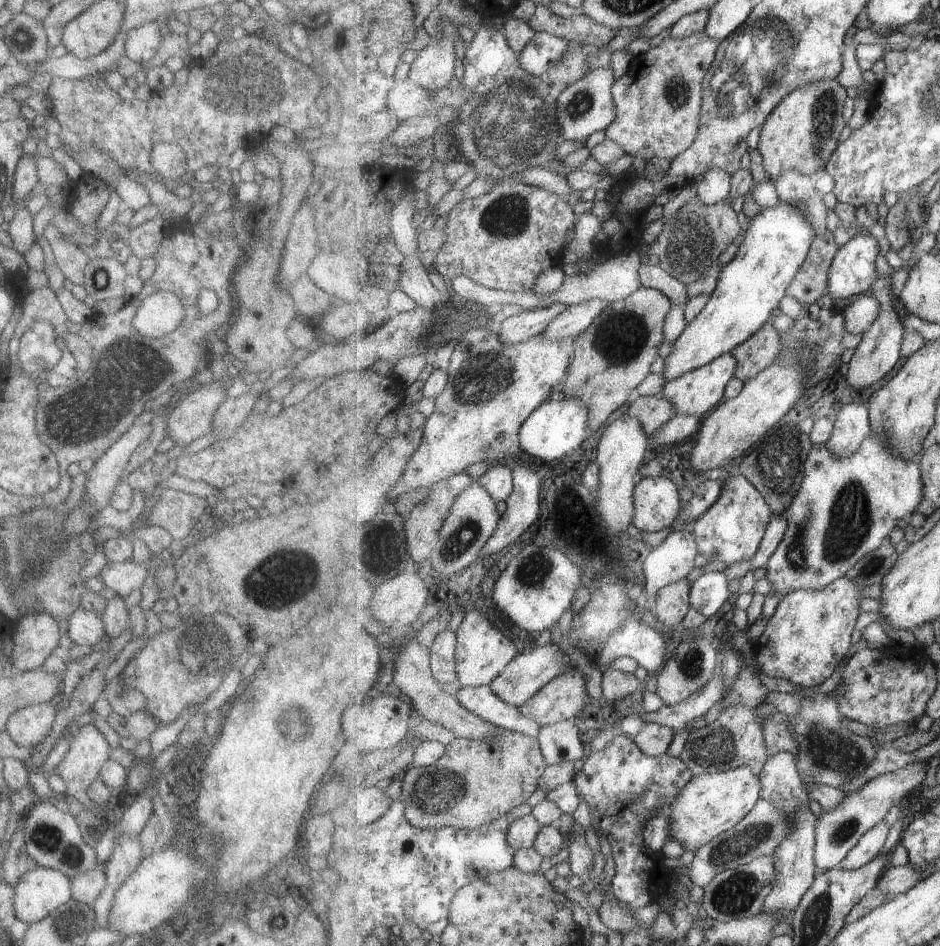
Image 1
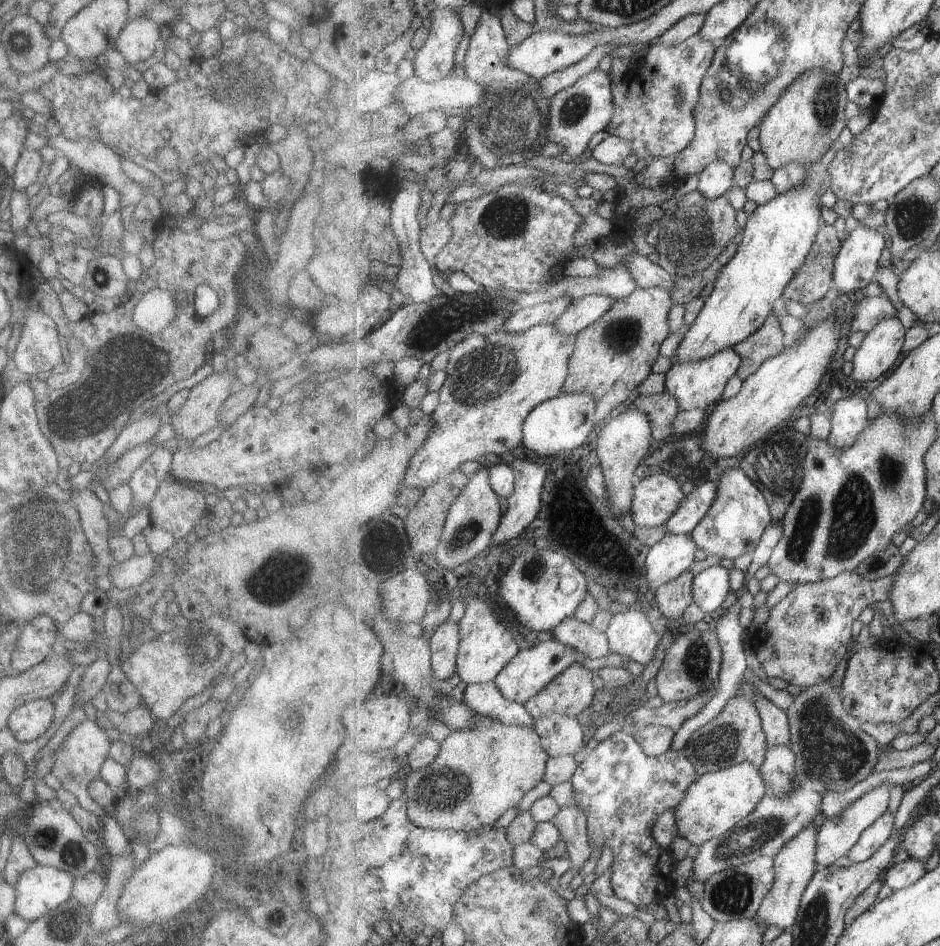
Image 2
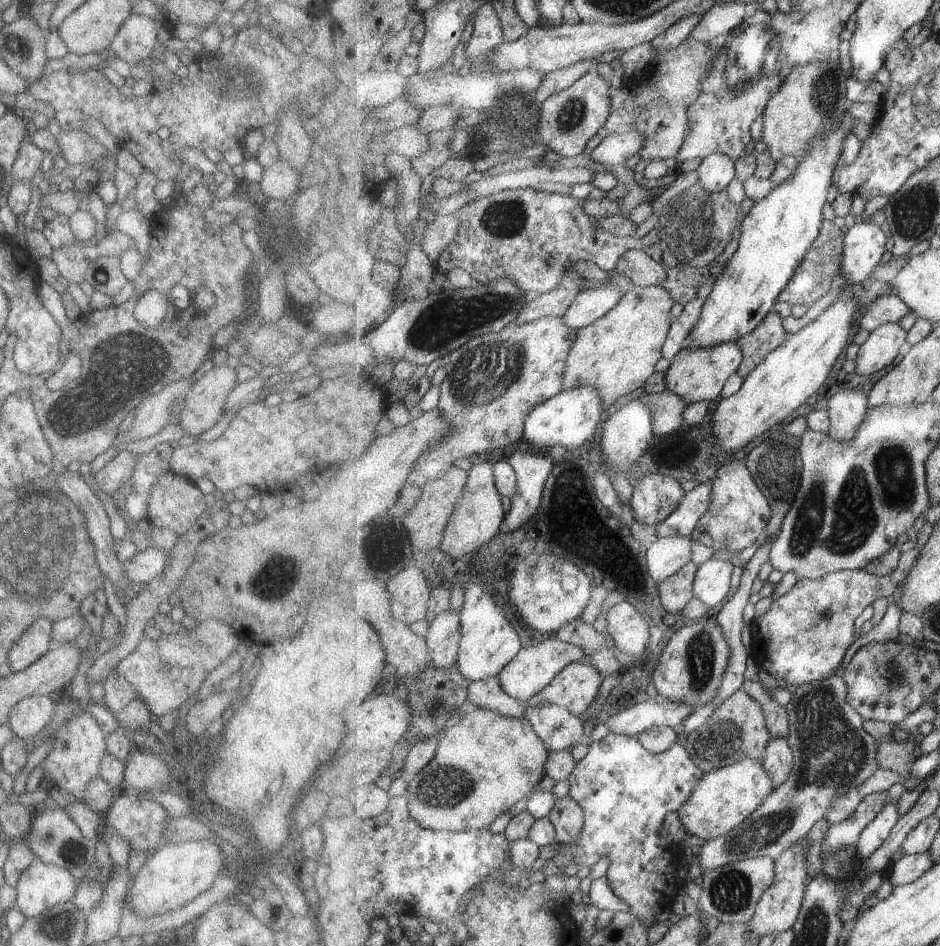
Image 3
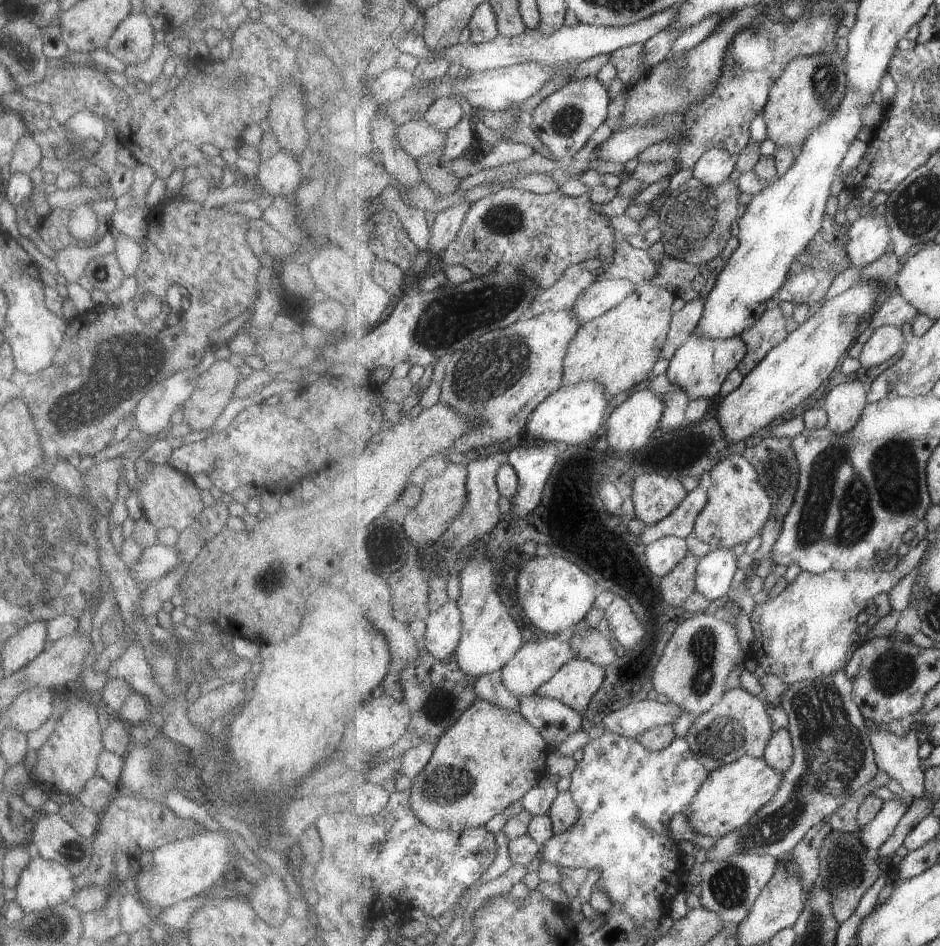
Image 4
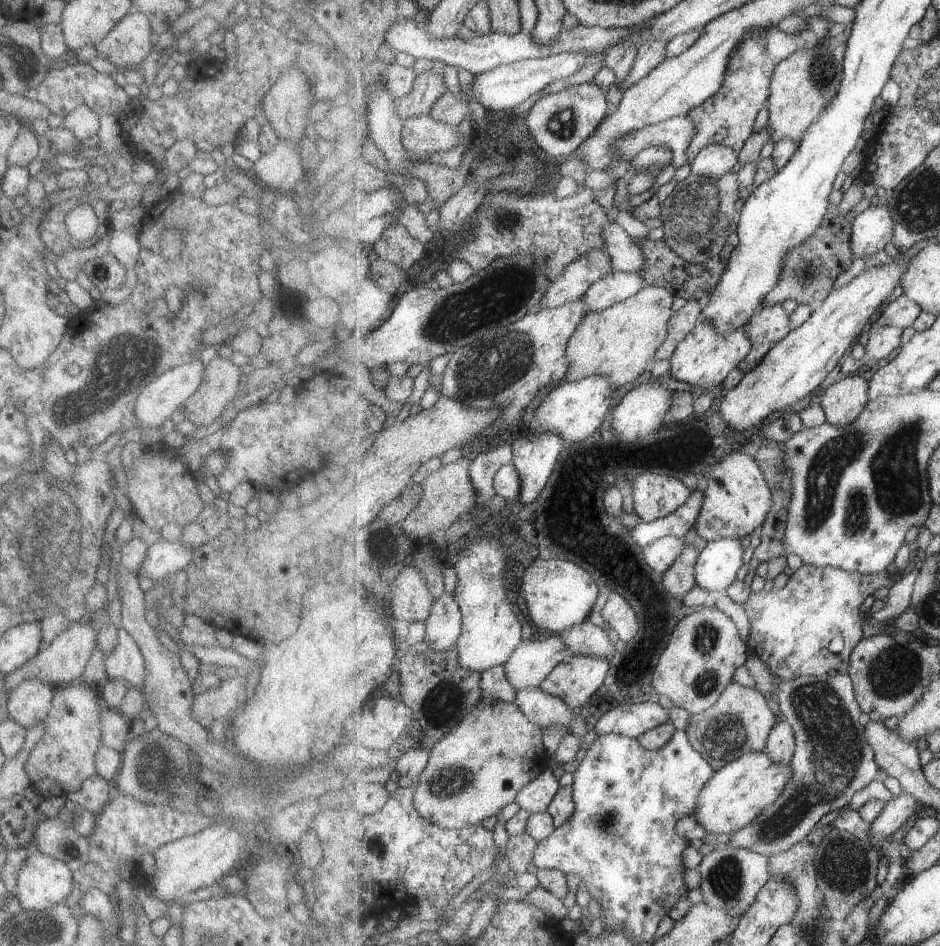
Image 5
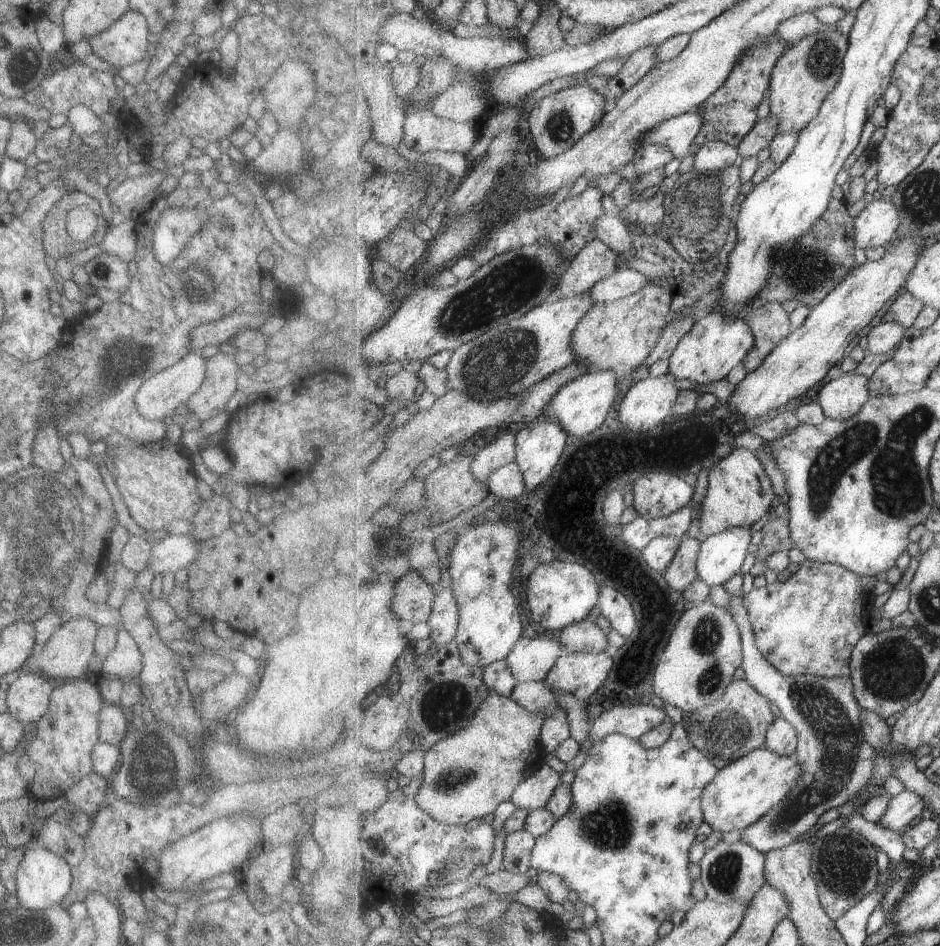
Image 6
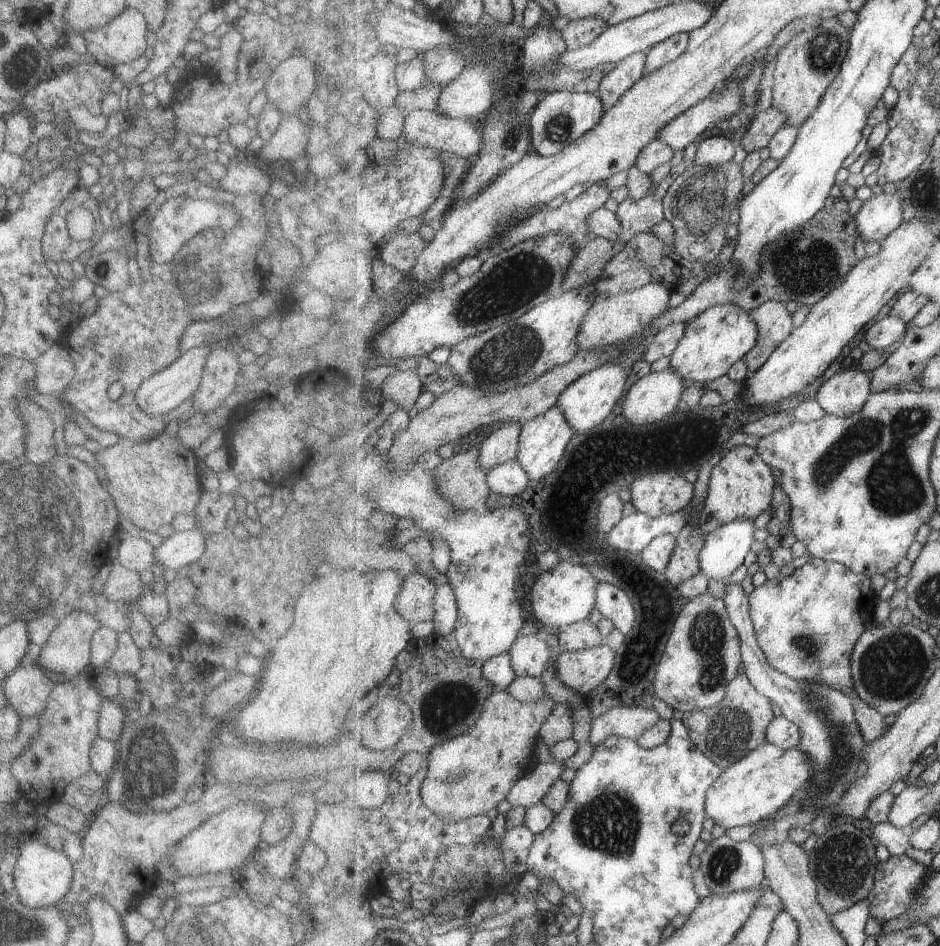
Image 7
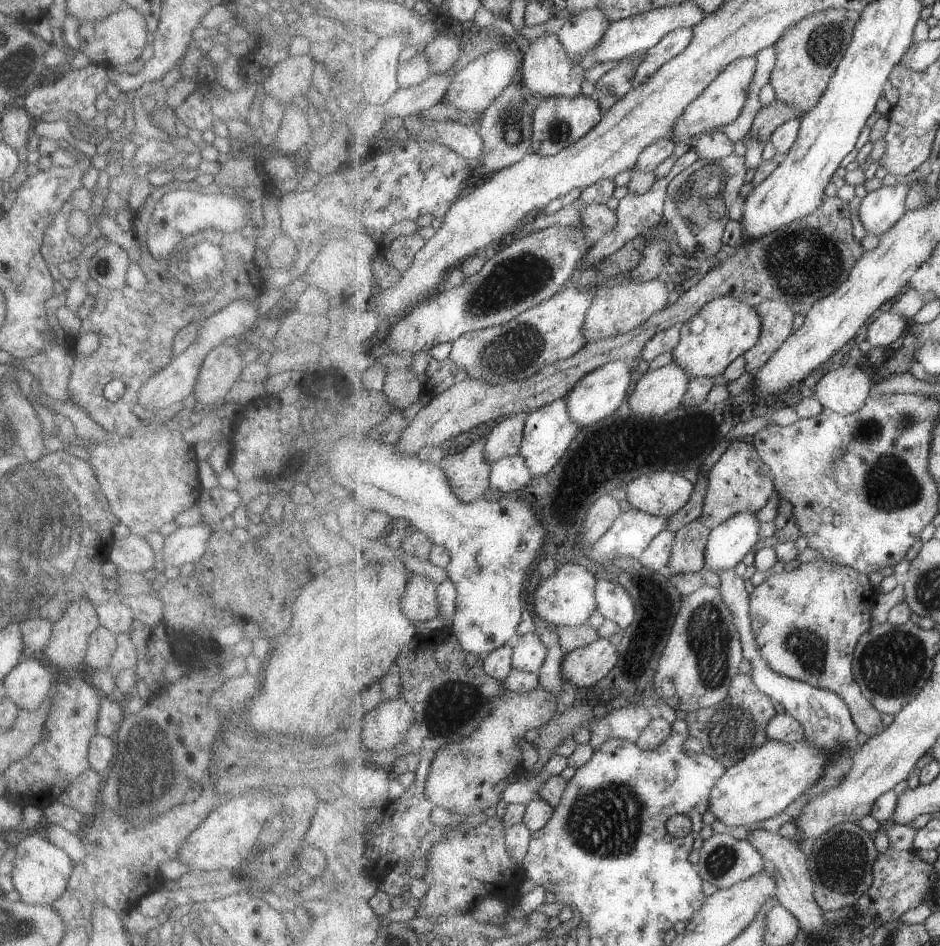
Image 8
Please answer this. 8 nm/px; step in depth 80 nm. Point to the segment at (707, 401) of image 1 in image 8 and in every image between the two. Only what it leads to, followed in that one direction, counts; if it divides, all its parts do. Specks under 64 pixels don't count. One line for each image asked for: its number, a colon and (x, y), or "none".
2: (699, 384)
3: (698, 375)
4: (700, 367)
5: (704, 358)
6: (718, 343)
7: (716, 340)
8: (726, 328)

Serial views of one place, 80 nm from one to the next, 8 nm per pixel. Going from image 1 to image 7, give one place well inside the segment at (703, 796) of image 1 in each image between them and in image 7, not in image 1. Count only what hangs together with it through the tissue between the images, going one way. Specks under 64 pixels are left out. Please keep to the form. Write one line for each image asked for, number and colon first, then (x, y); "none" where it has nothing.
2: (716, 802)
3: (723, 799)
4: (734, 794)
5: (738, 793)
6: (741, 793)
7: (755, 787)

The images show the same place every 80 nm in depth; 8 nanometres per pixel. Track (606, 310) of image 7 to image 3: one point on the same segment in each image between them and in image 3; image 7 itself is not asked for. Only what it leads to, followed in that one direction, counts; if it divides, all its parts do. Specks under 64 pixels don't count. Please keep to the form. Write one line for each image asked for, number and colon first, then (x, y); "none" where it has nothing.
3: (617, 354)
4: (618, 349)
5: (620, 343)
6: (620, 336)

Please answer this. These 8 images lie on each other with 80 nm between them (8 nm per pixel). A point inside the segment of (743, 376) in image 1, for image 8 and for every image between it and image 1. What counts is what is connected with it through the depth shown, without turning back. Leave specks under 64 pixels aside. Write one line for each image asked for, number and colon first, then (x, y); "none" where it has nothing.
2: (767, 342)
3: (770, 334)
4: (770, 330)
5: (769, 327)
6: (770, 324)
7: (775, 323)
8: (777, 317)

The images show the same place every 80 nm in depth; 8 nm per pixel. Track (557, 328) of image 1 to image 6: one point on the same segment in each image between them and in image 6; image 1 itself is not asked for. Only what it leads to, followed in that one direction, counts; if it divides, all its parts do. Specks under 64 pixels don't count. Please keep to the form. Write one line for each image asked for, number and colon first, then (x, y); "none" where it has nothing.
2: (581, 313)
3: (589, 305)
4: (602, 296)
5: (615, 287)
6: (625, 282)

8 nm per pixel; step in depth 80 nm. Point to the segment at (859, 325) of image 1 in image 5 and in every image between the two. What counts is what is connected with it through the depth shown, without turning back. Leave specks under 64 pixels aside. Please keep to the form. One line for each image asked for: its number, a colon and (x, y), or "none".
2: (870, 311)
3: (888, 308)
4: (895, 310)
5: (902, 312)

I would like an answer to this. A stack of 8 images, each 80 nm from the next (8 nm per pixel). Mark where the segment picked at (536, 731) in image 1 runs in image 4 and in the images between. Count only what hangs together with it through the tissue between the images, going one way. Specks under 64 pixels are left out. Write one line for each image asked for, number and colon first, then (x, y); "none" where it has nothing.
2: (486, 699)
3: (488, 694)
4: (491, 687)

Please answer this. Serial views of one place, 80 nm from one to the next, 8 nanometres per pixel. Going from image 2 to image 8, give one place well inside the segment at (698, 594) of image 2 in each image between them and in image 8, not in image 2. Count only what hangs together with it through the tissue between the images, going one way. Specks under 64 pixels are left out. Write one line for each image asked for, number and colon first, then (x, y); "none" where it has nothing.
3: (713, 579)
4: (715, 572)
5: (716, 569)
6: (721, 556)
7: (725, 549)
8: (729, 543)

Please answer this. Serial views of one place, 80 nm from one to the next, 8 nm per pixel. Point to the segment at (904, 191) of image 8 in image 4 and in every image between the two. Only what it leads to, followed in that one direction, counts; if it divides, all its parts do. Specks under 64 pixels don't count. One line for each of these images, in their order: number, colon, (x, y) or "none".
4: (869, 237)
5: (874, 228)
6: (878, 223)
7: (881, 215)

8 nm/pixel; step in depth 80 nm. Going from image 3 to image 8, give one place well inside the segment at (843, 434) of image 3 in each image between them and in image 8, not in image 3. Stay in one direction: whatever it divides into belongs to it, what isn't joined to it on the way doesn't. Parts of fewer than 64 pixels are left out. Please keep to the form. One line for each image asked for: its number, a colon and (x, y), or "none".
4: (845, 405)
5: (844, 401)
6: (842, 398)
7: (844, 394)
8: (845, 390)

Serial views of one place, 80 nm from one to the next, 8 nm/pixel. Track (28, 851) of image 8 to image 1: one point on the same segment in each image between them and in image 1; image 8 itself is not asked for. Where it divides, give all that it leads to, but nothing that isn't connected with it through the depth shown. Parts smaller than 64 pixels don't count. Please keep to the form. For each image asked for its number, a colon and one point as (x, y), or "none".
1: (39, 891)
2: (38, 890)
3: (40, 886)
4: (42, 883)
5: (42, 881)
6: (42, 879)
7: (41, 875)

